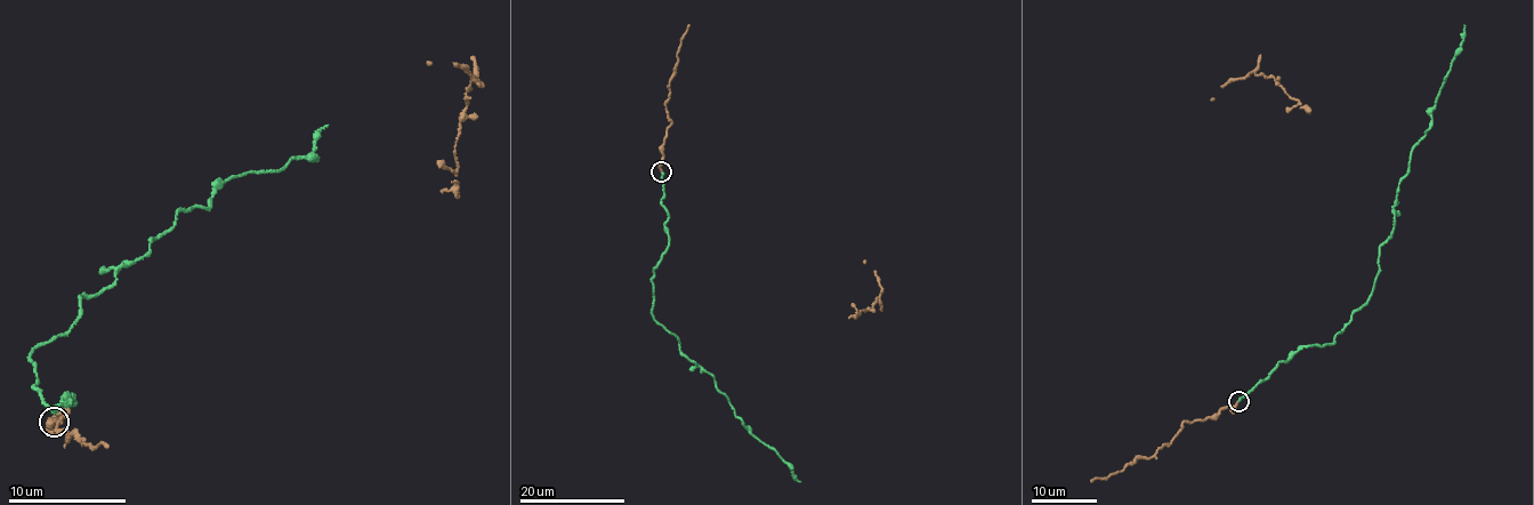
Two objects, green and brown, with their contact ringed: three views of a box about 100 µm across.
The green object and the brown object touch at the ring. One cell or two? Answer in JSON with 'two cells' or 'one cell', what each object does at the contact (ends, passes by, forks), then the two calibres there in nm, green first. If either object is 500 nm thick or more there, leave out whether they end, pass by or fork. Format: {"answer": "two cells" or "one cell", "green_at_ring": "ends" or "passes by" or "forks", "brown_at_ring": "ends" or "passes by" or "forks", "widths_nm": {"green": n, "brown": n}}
{"answer": "one cell", "green_at_ring": "ends", "brown_at_ring": "passes by", "widths_nm": {"green": 220, "brown": 130}}

